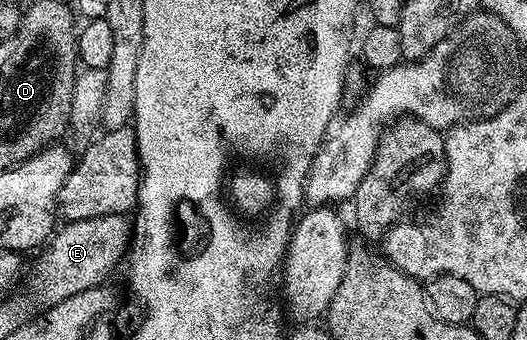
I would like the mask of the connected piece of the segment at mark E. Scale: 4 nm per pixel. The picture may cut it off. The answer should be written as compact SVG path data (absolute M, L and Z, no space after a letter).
M122 213L59 226L34 263L34 287L43 304L59 303L70 295L103 286L110 270L127 254L131 238L131 224Z

